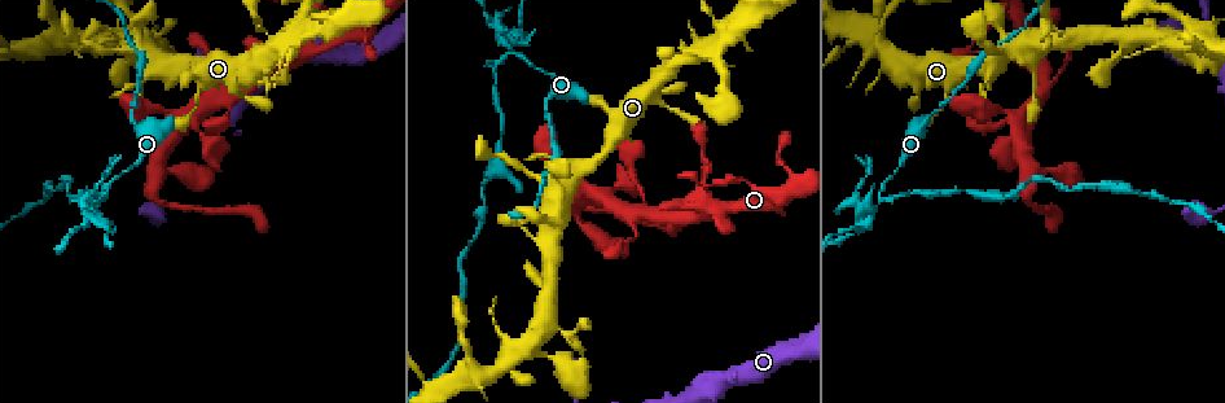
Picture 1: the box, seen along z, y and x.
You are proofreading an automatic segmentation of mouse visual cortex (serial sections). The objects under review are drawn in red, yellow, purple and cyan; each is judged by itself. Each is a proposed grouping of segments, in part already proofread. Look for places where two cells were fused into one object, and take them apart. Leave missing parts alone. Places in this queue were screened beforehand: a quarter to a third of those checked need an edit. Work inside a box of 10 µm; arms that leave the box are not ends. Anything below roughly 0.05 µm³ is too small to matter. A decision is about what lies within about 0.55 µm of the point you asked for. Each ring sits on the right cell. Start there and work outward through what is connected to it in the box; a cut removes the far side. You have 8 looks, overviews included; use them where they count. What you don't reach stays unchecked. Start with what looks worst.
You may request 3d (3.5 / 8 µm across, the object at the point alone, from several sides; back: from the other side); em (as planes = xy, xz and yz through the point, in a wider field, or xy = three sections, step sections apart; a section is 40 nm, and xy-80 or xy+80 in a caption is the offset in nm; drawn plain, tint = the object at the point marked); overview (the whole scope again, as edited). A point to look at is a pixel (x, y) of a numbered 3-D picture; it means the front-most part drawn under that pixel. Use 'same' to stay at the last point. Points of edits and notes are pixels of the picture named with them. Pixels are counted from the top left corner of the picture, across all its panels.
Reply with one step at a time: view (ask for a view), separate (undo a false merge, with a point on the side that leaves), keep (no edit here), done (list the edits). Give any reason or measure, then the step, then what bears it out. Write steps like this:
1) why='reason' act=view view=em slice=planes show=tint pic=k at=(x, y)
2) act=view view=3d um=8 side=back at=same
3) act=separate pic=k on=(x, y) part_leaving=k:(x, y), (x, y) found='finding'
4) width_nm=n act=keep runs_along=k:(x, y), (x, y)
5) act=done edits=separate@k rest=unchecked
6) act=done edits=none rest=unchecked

why='four or more arms meet' act=view view=3d um=3.5 pic=1 at=(102, 193)

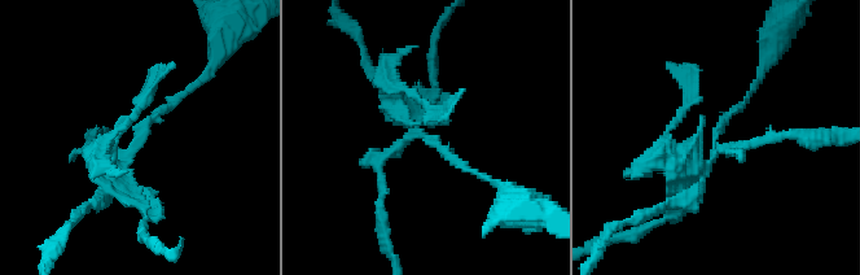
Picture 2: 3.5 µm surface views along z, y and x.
arms=4 act=separate pic=2 on=(91, 142) part_leaving=2:(413, 136), (377, 166), (385, 240) found='a second cell is stuck on'

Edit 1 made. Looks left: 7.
act=view view=overview

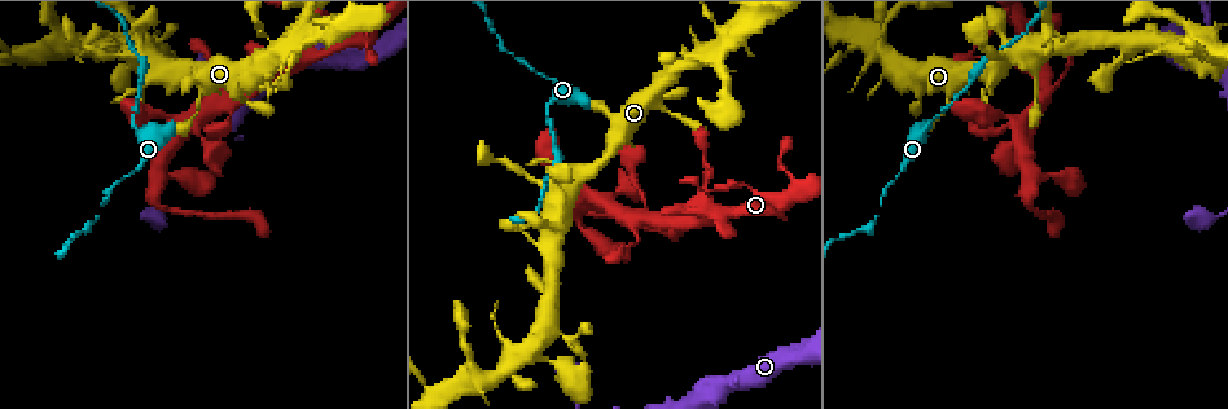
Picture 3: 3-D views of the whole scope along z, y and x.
why='thick turns thin' act=view view=3d um=3.5 pic=3 at=(132, 116)

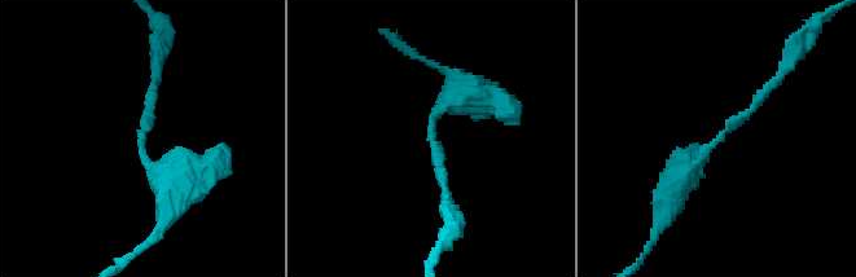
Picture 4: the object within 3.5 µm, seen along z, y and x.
why='need the tissue' act=view view=em slice=xy step=5 show=tint pic=4 at=(432, 134)

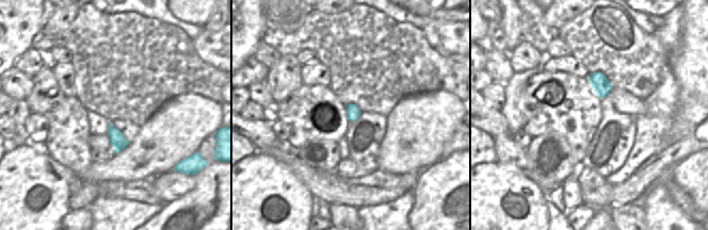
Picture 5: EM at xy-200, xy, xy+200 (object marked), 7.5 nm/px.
arm_widths_nm=150,400 act=keep runs_along=4:(671, 198), (690, 167), (777, 79) found='one cell here'

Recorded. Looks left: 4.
why='three arms meet' act=view view=3d um=3.5 pic=3 at=(231, 101)

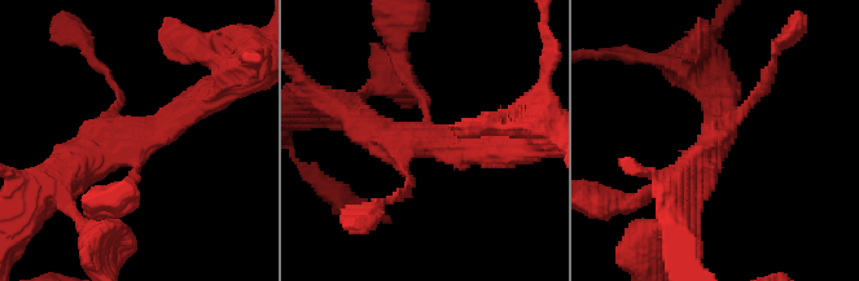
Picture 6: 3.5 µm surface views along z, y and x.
act=view view=em slice=xy step=1 show=tint pic=6 at=(132, 146)

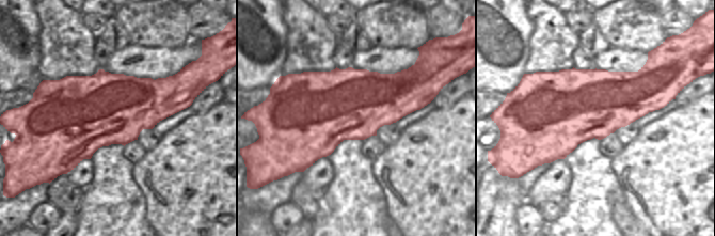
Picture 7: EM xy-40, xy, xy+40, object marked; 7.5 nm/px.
act=keep runs_along=6:(202, 100), (166, 127), (58, 179) found='all the same cell'

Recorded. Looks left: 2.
act=done edits=separate@2 rest=unchecked

